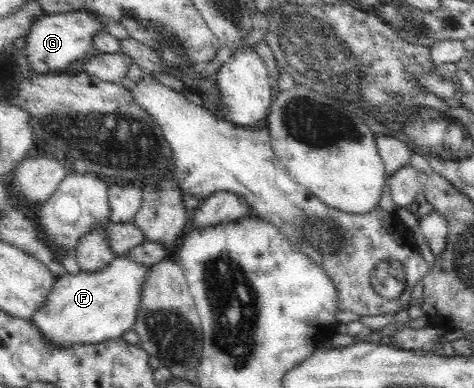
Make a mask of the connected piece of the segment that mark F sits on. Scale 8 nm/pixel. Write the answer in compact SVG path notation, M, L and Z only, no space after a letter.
M122 254L115 256L102 270L63 274L52 283L52 290L30 321L52 348L70 348L74 344L99 343L121 337L134 326L142 283L149 268Z

